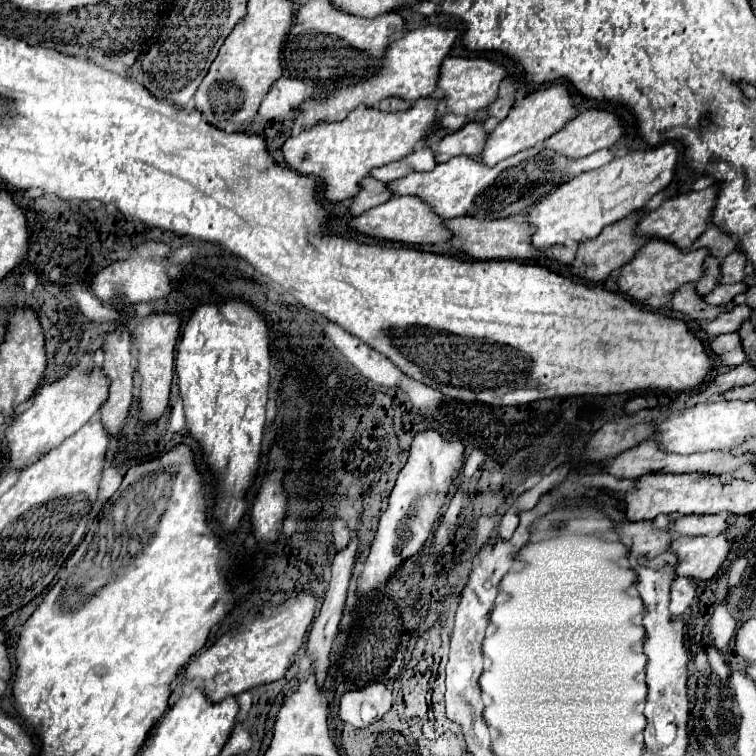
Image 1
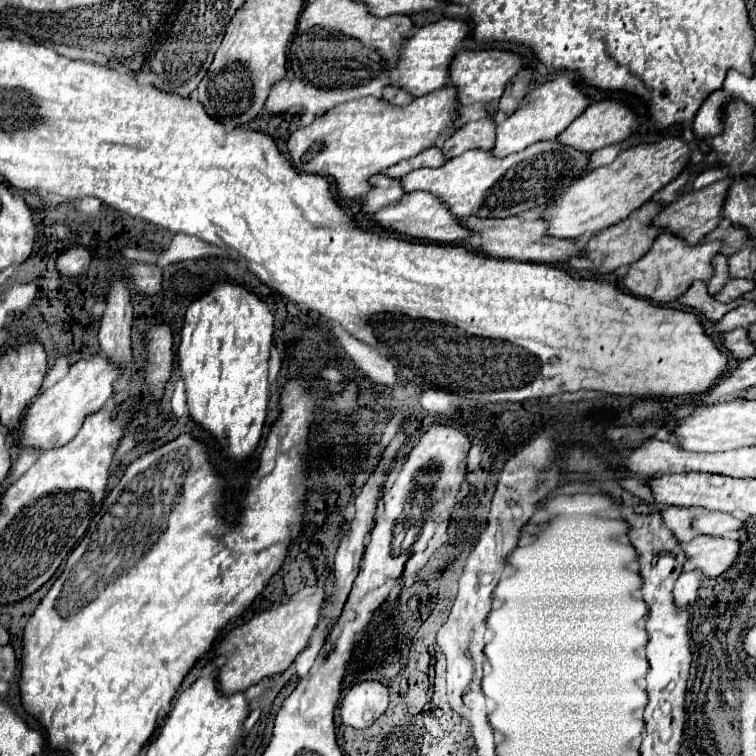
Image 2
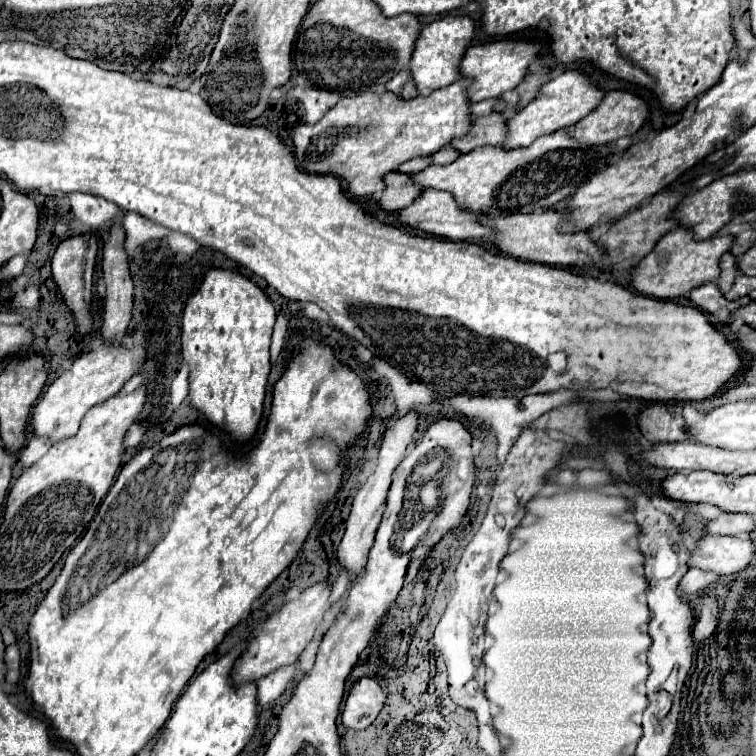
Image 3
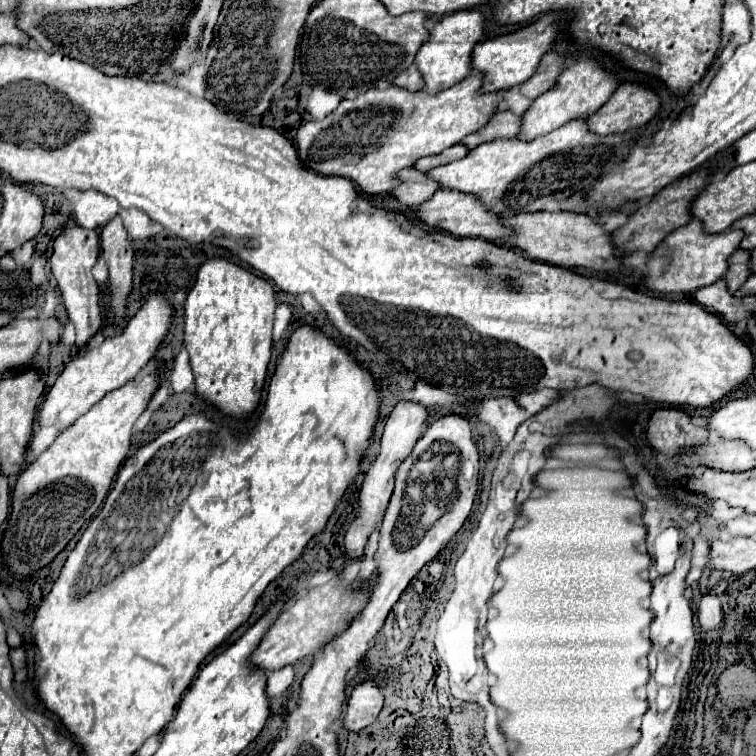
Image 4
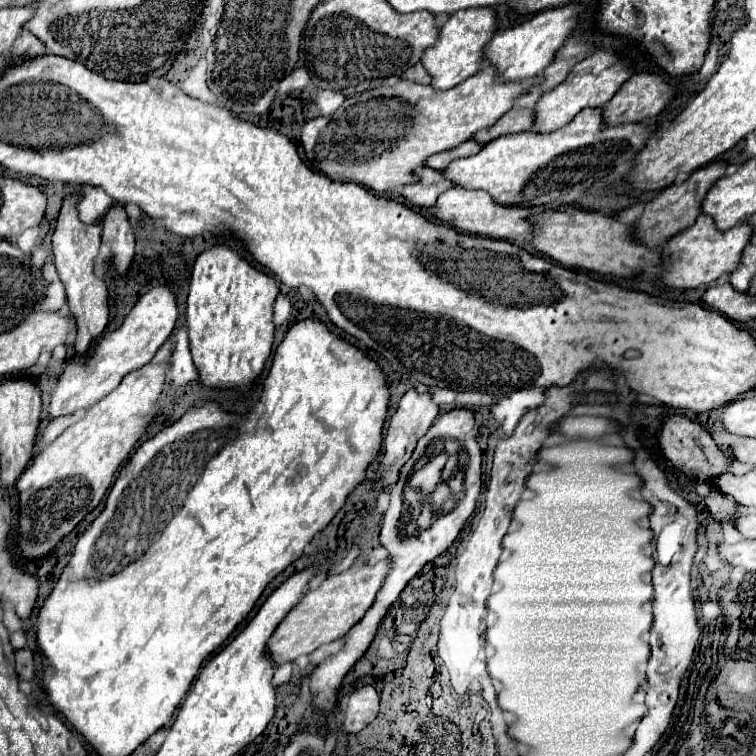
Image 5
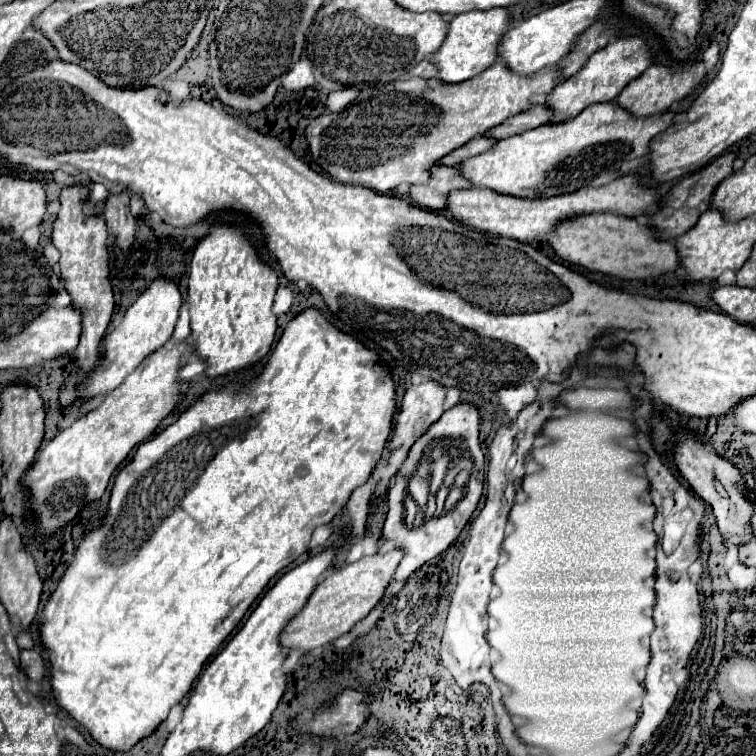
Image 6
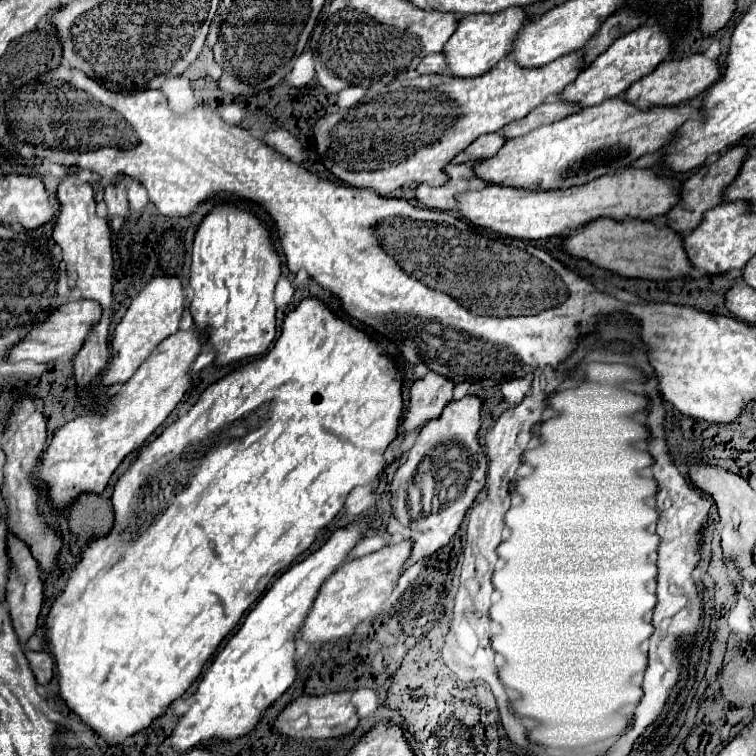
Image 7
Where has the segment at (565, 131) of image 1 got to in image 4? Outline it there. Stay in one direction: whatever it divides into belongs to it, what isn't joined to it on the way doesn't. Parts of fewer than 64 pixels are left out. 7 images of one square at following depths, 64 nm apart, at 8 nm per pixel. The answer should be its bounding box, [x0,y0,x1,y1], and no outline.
[588,84,660,136]

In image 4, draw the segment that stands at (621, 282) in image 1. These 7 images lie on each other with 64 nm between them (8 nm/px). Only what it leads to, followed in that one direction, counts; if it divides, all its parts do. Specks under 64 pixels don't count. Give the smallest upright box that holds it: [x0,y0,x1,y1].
[644,220,744,294]

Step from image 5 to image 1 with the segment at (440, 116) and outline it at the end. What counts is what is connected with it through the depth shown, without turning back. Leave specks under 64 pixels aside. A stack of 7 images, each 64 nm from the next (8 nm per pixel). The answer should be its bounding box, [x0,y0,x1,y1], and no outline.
[282,98,440,202]

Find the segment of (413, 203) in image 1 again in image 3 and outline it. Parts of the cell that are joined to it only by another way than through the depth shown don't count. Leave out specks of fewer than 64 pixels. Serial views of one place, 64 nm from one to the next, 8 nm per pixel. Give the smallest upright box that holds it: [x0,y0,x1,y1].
[394,188,490,242]

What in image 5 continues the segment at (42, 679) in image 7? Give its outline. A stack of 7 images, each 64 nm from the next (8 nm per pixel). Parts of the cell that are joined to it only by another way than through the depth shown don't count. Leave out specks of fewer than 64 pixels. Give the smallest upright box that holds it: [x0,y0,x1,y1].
[16,650,34,680]

